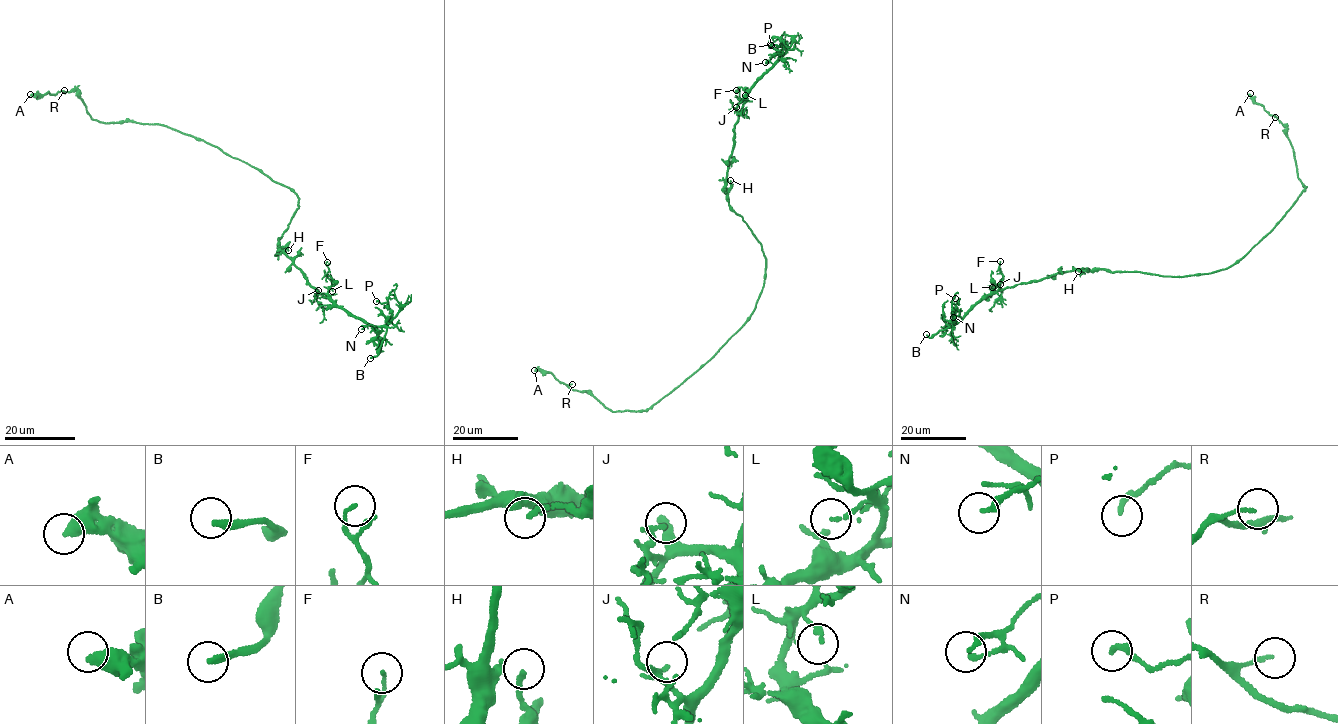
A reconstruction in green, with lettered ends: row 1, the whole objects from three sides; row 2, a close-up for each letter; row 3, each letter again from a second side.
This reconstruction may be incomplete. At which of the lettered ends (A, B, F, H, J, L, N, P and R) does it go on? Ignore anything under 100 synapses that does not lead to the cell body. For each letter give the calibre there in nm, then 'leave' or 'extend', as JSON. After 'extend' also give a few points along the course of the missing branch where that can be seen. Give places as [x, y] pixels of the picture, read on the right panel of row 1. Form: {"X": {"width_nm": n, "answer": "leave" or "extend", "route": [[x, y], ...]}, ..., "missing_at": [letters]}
{"A": {"width_nm": 460, "answer": "leave"}, "B": {"width_nm": 240, "answer": "extend"}, "F": {"width_nm": 100, "answer": "leave"}, "H": {"width_nm": 120, "answer": "leave"}, "J": {"width_nm": 150, "answer": "leave"}, "L": {"width_nm": 140, "answer": "leave"}, "N": {"width_nm": 200, "answer": "leave"}, "P": {"width_nm": 190, "answer": "leave"}, "R": {"width_nm": 90, "answer": "leave"}, "missing_at": ["B"]}

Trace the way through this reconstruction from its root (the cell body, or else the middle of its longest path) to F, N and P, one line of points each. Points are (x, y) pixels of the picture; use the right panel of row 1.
F: (1193, 275), (1084, 269), (999, 290), (1000, 261)
N: (1193, 275), (1161, 276), (1103, 269), (1065, 271), (984, 295), (950, 326), (953, 317)
P: (1193, 275), (1065, 271), (984, 295), (956, 324), (956, 306), (951, 301), (955, 298)

